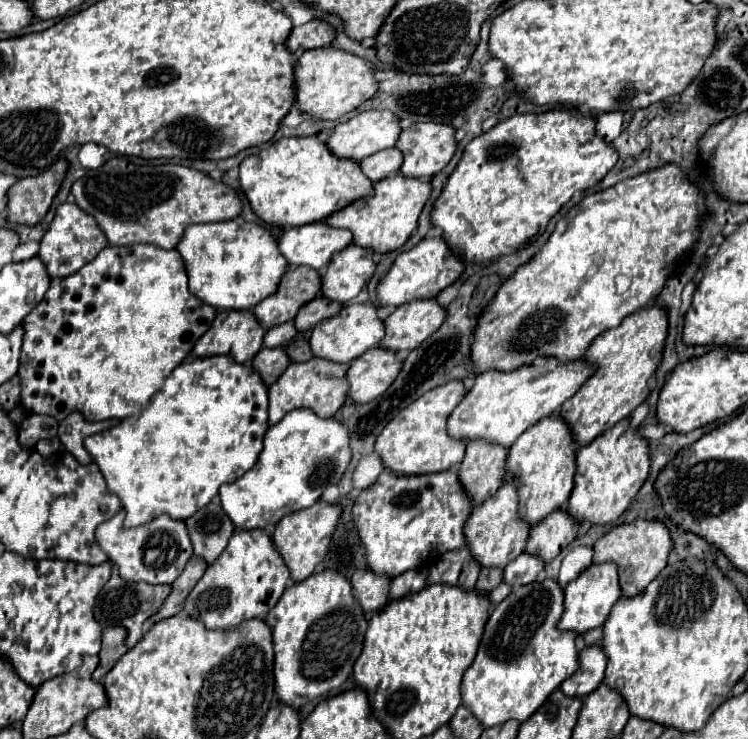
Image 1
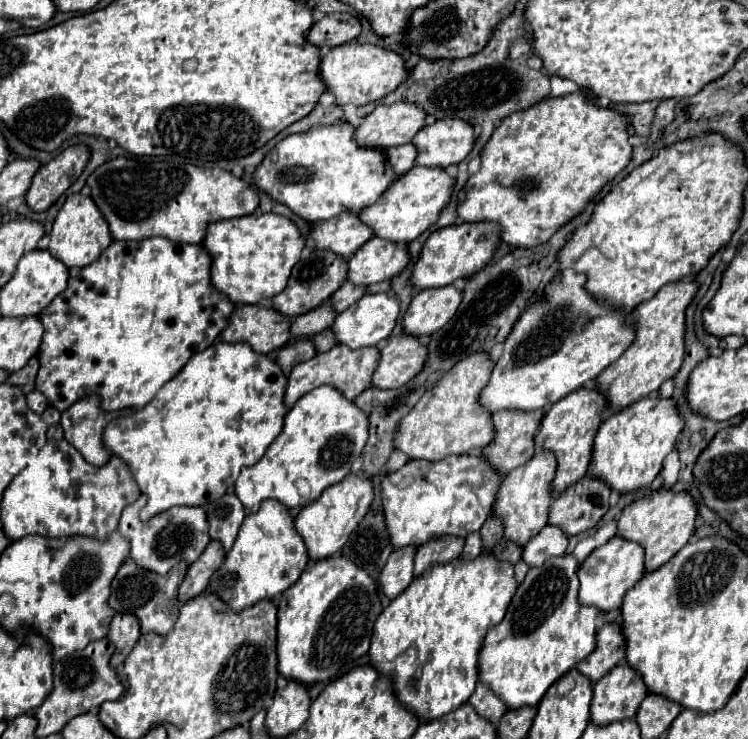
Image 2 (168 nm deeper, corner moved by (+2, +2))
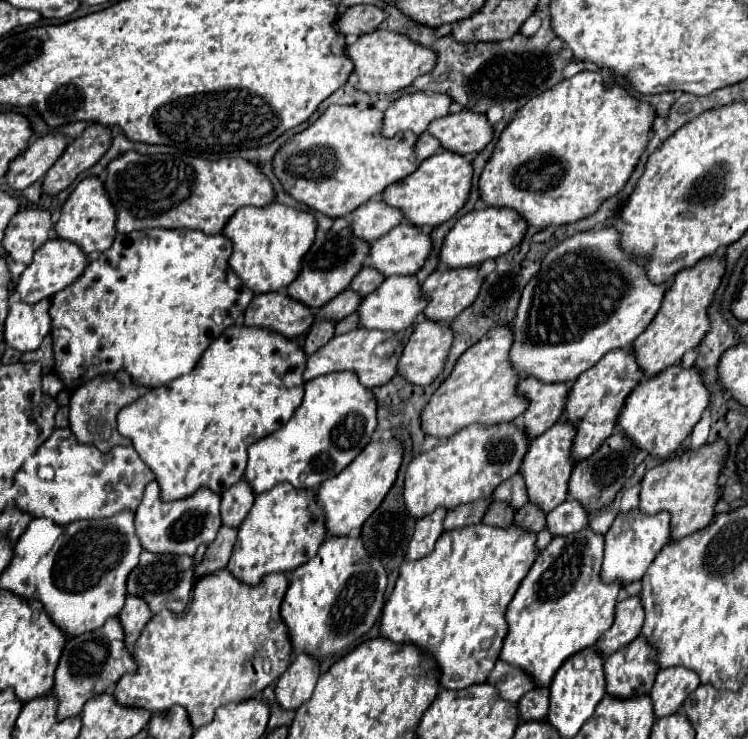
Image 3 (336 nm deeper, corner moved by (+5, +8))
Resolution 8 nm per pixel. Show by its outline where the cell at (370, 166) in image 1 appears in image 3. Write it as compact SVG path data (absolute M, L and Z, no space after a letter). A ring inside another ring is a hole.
M423 133L423 135L419 135L417 147L415 147L415 151L417 151L417 159L419 159L419 161L425 161L425 159L429 159L431 155L439 153L441 149L443 149L443 147L441 147L439 139L435 139L433 135L429 135L429 133Z

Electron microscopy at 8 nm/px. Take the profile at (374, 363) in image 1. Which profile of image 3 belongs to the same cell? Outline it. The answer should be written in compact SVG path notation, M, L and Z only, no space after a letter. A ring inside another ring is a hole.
M431 319L417 323L399 359L399 373L413 385L431 385L441 375L451 345L453 345L453 333L449 331L447 323L439 323Z

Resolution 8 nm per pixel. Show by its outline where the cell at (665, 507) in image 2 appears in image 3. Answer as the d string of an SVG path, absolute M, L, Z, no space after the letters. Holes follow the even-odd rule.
M725 439L701 445L697 451L683 451L663 459L657 467L649 469L643 487L639 509L653 515L659 511L671 513L671 539L687 537L703 527L707 527L715 515L715 505L719 501L719 475L725 467L729 455L729 445Z

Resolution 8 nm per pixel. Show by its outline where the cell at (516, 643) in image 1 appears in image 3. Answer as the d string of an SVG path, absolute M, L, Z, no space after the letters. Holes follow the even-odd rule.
M585 525L577 535L557 535L537 557L533 567L529 569L527 577L521 581L509 611L507 611L507 623L509 633L503 643L501 661L507 661L511 665L517 665L525 669L537 687L545 687L551 683L555 671L563 665L567 657L573 653L591 647L597 643L597 639L611 627L615 605L619 591L623 589L621 583L603 583L601 581L601 559L603 559L603 535L595 533L589 525Z

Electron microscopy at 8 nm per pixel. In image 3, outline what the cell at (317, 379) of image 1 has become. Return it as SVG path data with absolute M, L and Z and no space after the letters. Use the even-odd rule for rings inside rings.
M357 327L345 335L337 335L333 337L327 345L323 345L317 353L313 353L307 359L307 367L305 367L305 381L319 377L319 375L327 375L333 371L355 371L359 381L373 389L373 387L381 387L385 383L389 383L395 373L397 373L397 363L403 351L403 343L401 339L393 333L393 331L377 331L377 329L365 329L365 327Z

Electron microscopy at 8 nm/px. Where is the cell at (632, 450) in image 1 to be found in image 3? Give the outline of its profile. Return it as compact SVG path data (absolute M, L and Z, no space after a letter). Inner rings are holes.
M673 365L661 371L661 375L653 375L653 379L645 377L633 389L633 393L625 401L617 425L639 449L647 449L653 457L669 457L693 431L697 421L709 407L709 399L711 391L705 387L699 367Z

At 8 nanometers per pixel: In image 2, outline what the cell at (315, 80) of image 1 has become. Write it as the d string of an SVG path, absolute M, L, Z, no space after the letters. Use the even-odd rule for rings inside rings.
M344 43L340 47L332 47L320 59L318 77L326 85L326 93L334 95L334 105L366 105L378 101L380 97L394 91L400 81L408 77L404 61L398 53L386 51L376 45L360 45L360 43Z

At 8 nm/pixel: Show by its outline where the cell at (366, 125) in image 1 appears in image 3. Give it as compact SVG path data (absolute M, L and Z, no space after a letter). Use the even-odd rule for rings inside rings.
M407 93L385 111L383 135L393 137L399 131L413 131L415 135L421 135L427 131L431 121L449 115L451 103L453 99L443 93Z

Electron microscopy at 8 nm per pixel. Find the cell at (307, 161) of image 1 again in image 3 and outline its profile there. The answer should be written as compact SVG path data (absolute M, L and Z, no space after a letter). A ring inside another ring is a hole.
M329 105L313 125L281 147L283 155L275 155L273 173L297 201L333 219L345 217L419 167L413 151L417 135L399 133L387 139L381 135L381 119L383 113L373 107Z

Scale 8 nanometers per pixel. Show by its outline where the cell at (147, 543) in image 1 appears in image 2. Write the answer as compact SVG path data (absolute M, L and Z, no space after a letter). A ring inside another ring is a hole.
M140 495L140 499L136 499L132 505L124 507L124 513L120 517L118 531L124 537L128 537L128 541L130 541L130 559L134 559L136 565L140 565L142 569L148 569L148 571L160 573L160 575L166 575L180 561L186 561L188 565L192 565L200 557L204 547L210 543L204 509L200 509L200 507L172 507L164 513L154 515L150 521L144 523L138 517L144 503L146 503L146 497Z

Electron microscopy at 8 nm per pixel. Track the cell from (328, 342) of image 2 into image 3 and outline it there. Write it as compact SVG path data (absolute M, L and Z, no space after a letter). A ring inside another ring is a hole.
M351 313L349 317L337 321L335 335L339 335L339 333L347 333L347 331L351 331L351 329L355 329L355 327L359 327L359 315L357 315L357 313Z

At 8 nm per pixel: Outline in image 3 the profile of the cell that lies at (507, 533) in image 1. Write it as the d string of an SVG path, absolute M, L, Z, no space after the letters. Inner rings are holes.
M561 419L549 431L545 431L543 435L531 439L529 451L523 459L521 473L523 473L525 483L527 483L529 499L531 499L531 503L537 503L545 513L553 511L559 503L563 503L567 499L569 475L575 467L575 459L571 457L571 447L573 447L575 435L577 435L575 425L569 423L567 419Z

